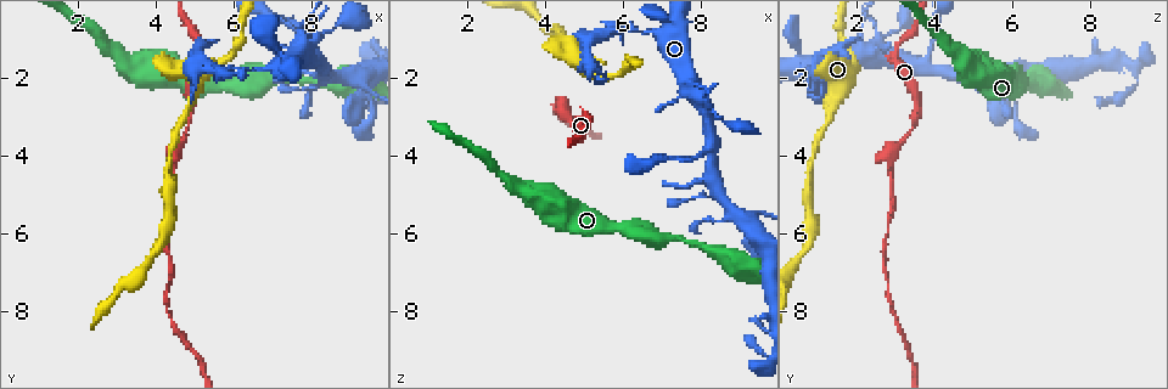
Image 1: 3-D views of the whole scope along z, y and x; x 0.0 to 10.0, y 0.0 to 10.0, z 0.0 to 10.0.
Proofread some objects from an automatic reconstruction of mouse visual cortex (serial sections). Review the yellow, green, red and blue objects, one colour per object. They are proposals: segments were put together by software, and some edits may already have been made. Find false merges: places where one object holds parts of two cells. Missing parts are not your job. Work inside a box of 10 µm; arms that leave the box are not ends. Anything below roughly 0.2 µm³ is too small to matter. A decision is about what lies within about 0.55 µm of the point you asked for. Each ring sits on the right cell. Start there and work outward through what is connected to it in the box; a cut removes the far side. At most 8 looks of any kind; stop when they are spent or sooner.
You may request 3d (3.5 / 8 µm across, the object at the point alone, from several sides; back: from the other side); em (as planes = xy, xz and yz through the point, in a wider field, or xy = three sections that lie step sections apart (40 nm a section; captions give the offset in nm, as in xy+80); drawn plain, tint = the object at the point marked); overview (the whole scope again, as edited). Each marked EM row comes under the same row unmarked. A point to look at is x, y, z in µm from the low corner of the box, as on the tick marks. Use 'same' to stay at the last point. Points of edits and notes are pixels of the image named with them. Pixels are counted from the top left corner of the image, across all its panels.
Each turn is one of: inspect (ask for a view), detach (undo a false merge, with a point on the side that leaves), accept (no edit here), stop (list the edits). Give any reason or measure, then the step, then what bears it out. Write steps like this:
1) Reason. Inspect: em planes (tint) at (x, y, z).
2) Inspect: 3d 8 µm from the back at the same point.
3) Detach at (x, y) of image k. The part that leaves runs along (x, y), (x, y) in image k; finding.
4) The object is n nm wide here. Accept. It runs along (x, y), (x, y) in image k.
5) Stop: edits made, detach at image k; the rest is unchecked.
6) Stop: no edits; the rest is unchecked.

Narrows sharply. Inspect: 3d 3.5 µm at (6.05, 1.95, 0.65).

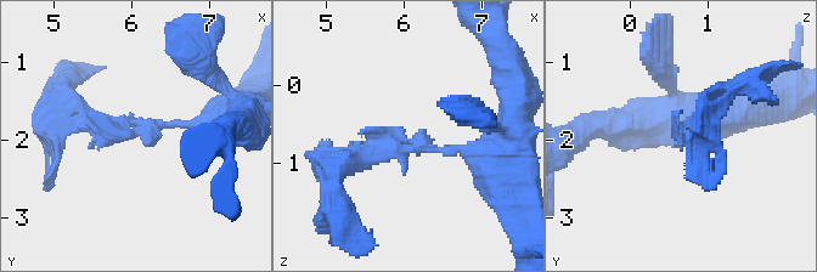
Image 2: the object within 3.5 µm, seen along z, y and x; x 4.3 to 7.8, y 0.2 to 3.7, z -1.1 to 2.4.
Inspect: em xy step 5 (tint) at (6.05, 1.95, 0.70).

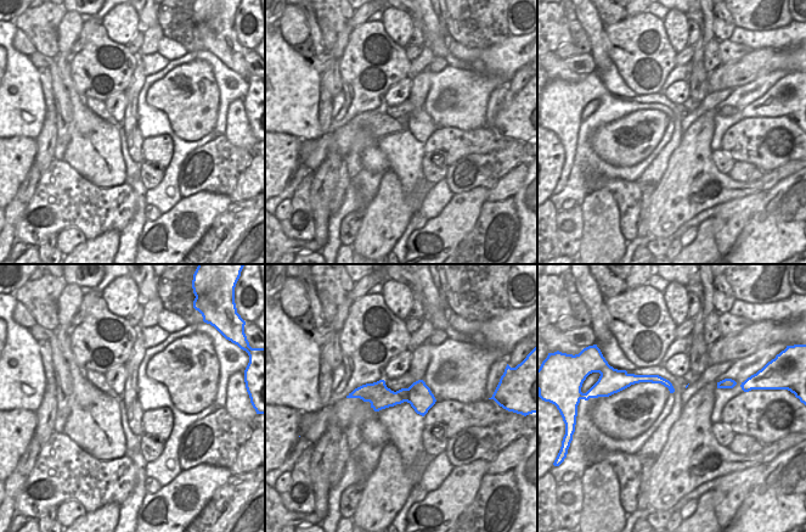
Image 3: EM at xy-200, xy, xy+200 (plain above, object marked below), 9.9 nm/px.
Accept. It runs along (208, 120), (123, 135), (71, 97) in image 2; continuous, no second cell.

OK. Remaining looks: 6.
Thick turns thin. Inspect: 3d 3.5 µm from the back at (4.50, 4.40, 2.85).

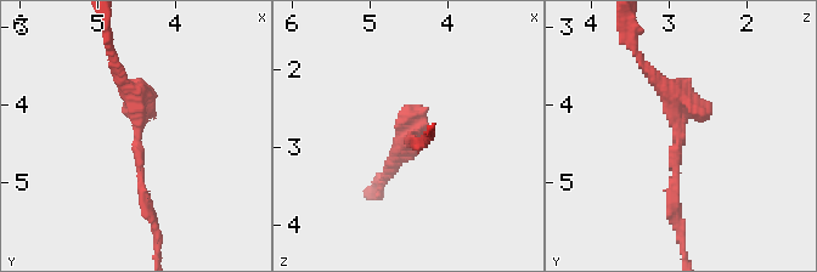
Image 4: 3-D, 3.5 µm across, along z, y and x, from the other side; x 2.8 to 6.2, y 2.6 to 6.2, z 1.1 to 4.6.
Accept. It runs along (642, 64), (674, 97), (674, 209) in image 4; all the same cell.

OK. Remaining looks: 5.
Four arms meet. Inspect: 3d 8 µm at (7.80, 1.40, 2.35).

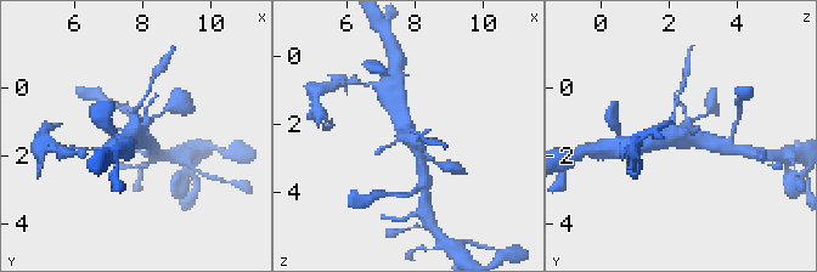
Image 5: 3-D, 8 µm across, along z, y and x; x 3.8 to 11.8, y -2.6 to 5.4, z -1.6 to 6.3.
Closer look. Inspect: 3d 3.5 µm at the same point.

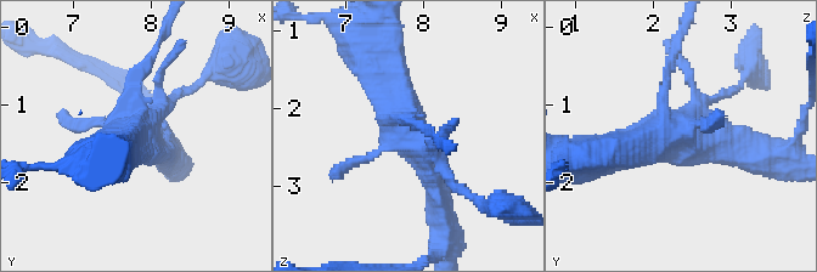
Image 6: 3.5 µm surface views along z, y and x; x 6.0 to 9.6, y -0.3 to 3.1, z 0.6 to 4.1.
Inspect: em xy step 2 (tint) at (7.85, 1.40, 2.40).

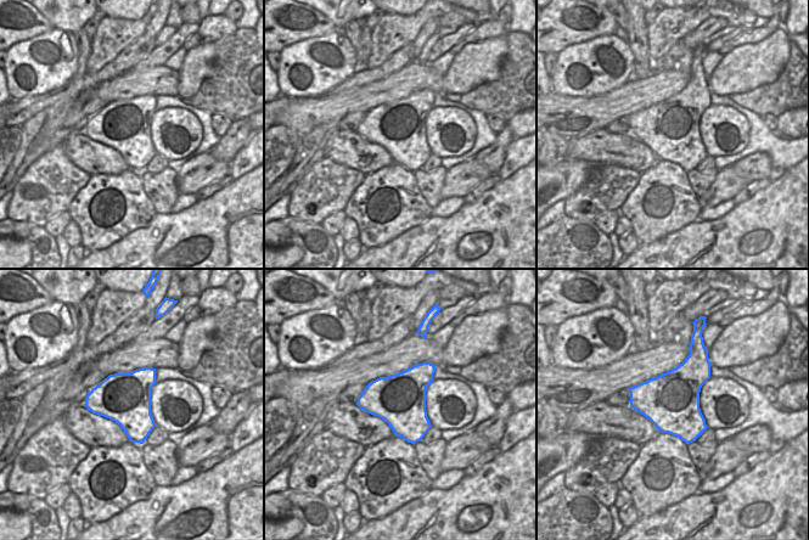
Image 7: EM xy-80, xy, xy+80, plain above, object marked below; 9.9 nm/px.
Accept. It runs along (378, 73), (430, 169), (441, 203) in image 6; continuous, no second cell.

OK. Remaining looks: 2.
Sudden change in width. Inspect: 3d 3.5 µm at (4.35, 5.25, 0.75).

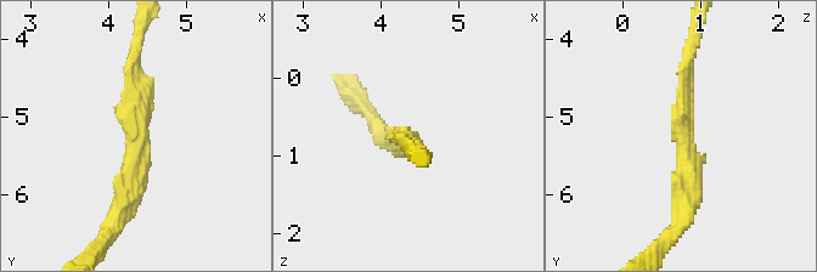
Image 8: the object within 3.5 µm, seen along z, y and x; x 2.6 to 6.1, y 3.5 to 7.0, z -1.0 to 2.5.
Need the tissue. Inspect: em xy step 2 (tint) at (4.30, 5.25, 0.80).

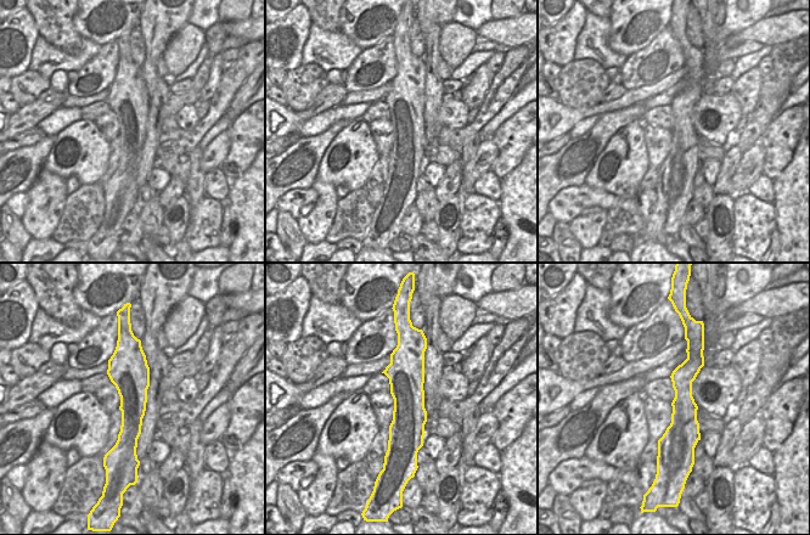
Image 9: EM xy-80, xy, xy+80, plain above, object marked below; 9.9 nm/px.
Accept. It runs along (409, 347), (408, 428), (394, 451) in image 9; one cell here.

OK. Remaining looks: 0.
Stop: no edits; the rest is unchecked.

